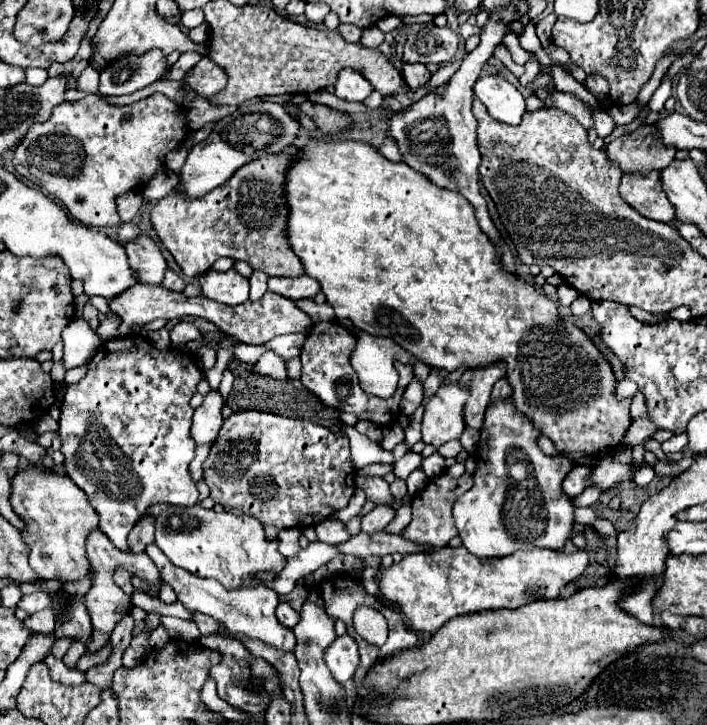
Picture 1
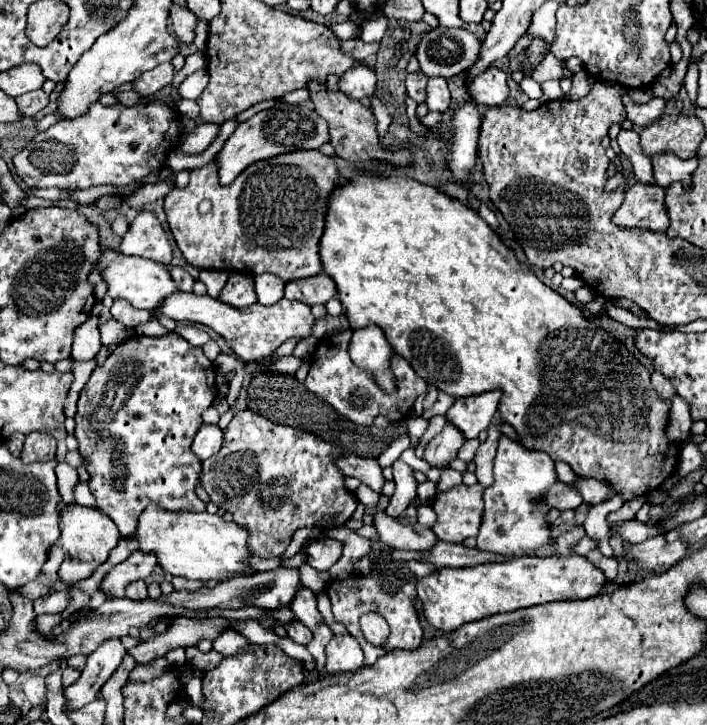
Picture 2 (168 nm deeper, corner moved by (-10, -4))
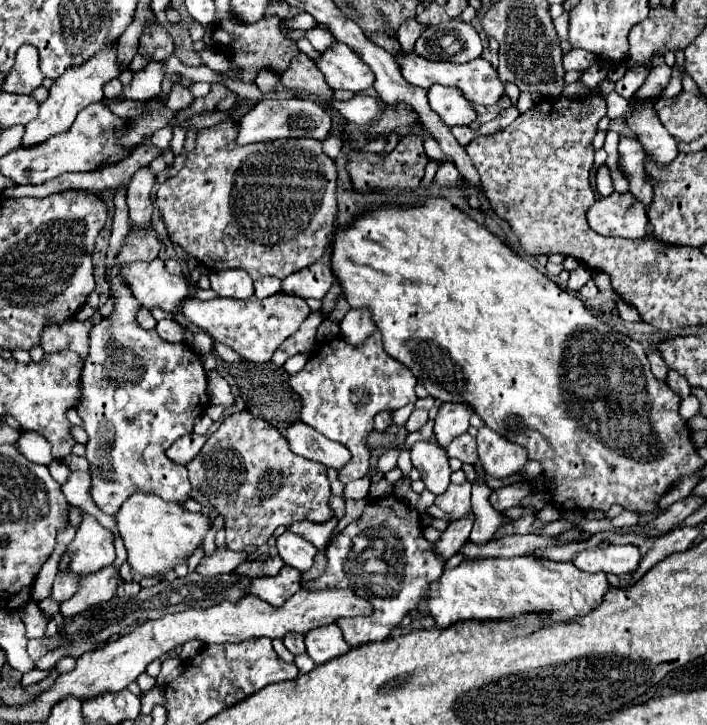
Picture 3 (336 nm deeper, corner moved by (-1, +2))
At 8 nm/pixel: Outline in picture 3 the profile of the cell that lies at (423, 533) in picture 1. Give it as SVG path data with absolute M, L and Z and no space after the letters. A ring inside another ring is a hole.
M465 481L463 485L449 485L445 493L435 497L435 505L449 517L447 521L453 523L471 515L471 483Z

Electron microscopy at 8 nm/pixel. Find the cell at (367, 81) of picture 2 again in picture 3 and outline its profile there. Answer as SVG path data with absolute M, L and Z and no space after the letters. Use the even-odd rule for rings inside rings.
M337 43L329 51L321 53L317 69L325 75L333 89L347 89L353 93L363 93L375 81L371 69L351 51L347 45Z

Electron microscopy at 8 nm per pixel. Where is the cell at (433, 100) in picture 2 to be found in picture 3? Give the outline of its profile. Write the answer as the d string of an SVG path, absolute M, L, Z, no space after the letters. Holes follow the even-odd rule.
M431 85L427 91L431 109L441 117L441 121L449 127L453 125L469 125L475 119L475 109L455 87Z

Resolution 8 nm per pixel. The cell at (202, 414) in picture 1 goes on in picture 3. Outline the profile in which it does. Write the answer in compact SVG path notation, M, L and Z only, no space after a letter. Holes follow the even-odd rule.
M187 433L183 435L181 439L177 439L169 449L167 449L167 455L169 459L175 459L175 463L183 463L187 465L199 451L201 447L205 445L205 435L199 435L199 433Z

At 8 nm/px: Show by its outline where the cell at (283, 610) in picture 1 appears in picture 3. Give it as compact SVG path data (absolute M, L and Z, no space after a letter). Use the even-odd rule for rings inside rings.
M291 633L291 635L285 635L285 637L283 637L283 641L285 641L285 647L287 647L293 655L305 653L305 635Z

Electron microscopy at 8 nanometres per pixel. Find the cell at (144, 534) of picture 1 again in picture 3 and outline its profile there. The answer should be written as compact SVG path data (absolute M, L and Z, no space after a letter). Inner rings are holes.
M113 565L103 567L95 573L81 575L81 577L83 579L79 581L77 593L67 603L61 603L61 613L63 613L65 621L77 613L83 613L85 609L89 609L93 605L109 601L111 597L115 597L119 583L123 583L121 573Z

